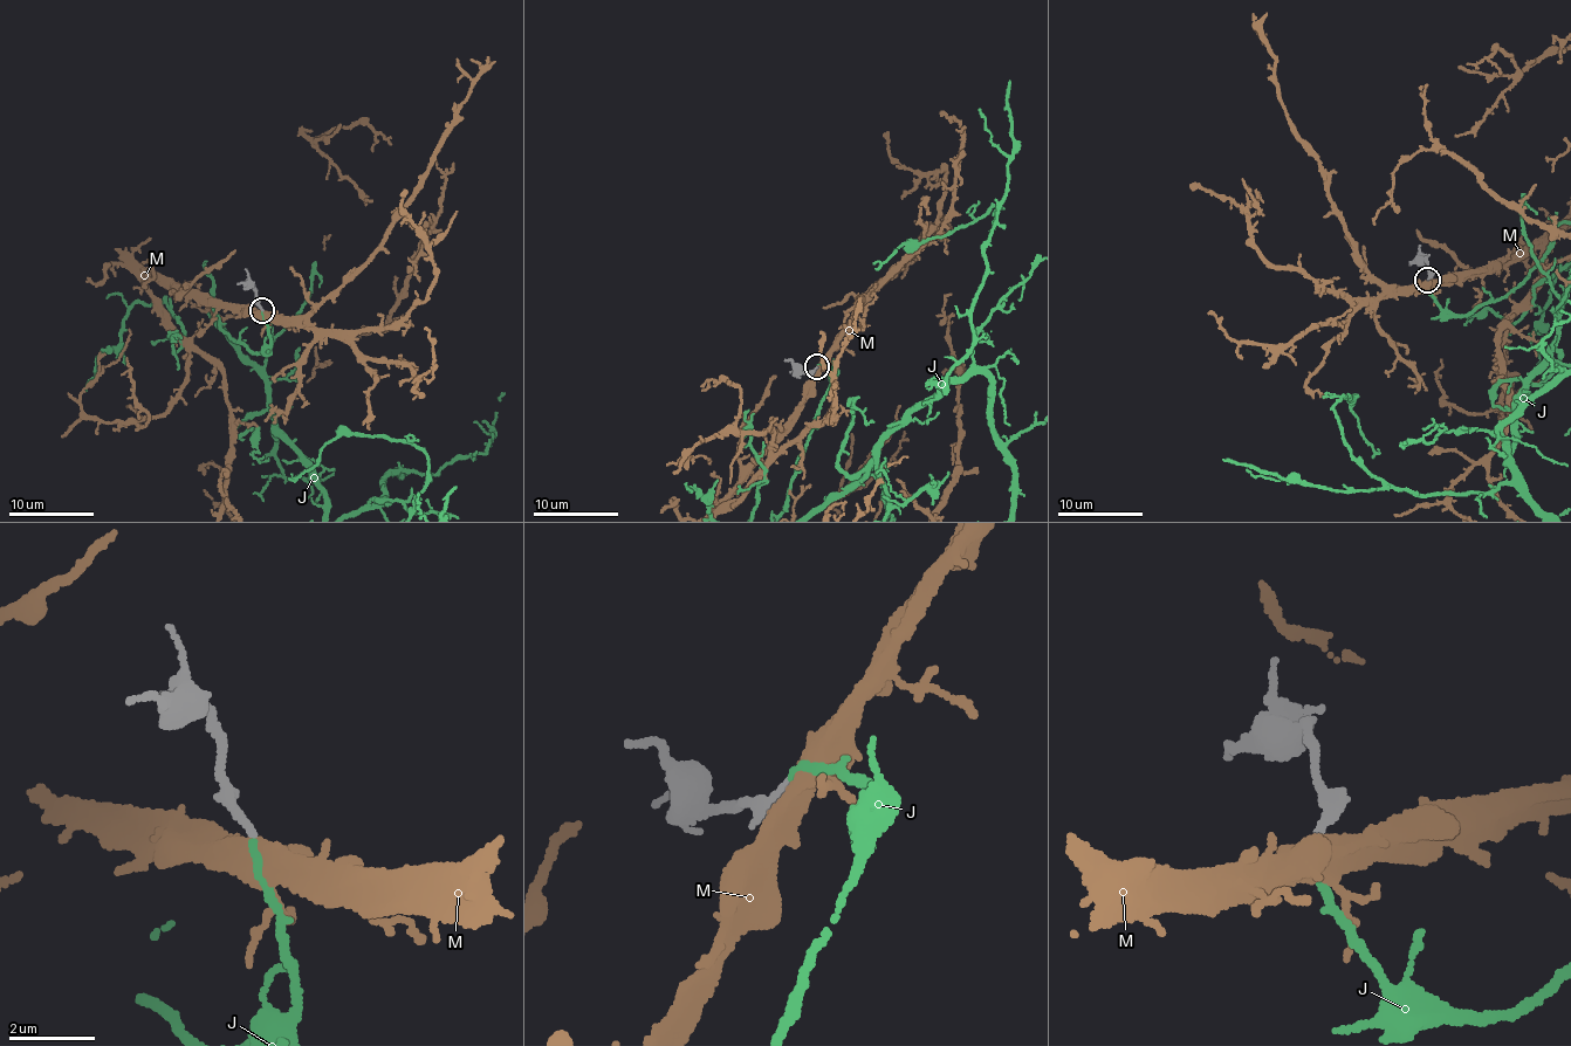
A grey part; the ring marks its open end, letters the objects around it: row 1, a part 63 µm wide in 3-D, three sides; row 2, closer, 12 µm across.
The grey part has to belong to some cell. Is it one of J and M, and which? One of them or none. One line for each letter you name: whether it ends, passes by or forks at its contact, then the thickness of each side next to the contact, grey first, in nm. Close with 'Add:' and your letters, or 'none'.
J: it ends; calibres 190 and 200 nm
Add: J

